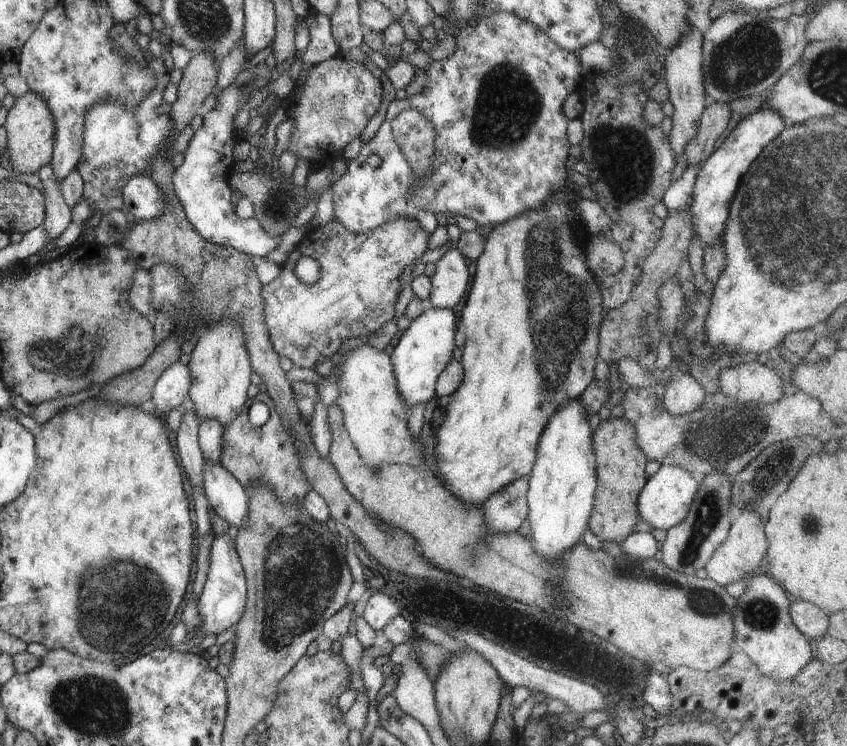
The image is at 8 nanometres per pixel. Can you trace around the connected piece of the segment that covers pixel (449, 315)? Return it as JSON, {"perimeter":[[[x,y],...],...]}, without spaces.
{"perimeter":[[[431,306],[418,318],[412,320],[412,324],[399,334],[398,344],[395,344],[390,356],[400,398],[409,408],[434,398],[438,376],[448,366],[448,362],[453,359],[452,351],[456,348],[456,344],[454,344],[456,332],[454,311],[450,308]]]}

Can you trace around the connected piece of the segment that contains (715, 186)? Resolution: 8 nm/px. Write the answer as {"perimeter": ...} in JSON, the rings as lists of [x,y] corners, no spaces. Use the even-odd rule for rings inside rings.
{"perimeter":[[[767,105],[762,106],[742,119],[728,134],[720,148],[704,161],[704,166],[700,168],[692,187],[690,214],[692,214],[694,235],[698,240],[702,240],[706,247],[716,246],[722,241],[729,206],[740,180],[766,145],[785,129],[784,124],[784,116],[780,116],[780,112],[774,112]]]}

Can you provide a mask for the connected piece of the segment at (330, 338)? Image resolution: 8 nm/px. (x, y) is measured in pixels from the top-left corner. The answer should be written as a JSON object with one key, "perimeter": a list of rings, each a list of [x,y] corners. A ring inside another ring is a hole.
{"perimeter":[[[336,216],[324,225],[315,226],[309,230],[296,247],[280,274],[261,288],[264,299],[264,320],[268,326],[270,342],[279,357],[289,358],[300,368],[313,368],[320,358],[338,358],[338,349],[344,340],[370,336],[376,333],[384,324],[394,319],[394,307],[402,284],[400,274],[412,262],[420,260],[428,250],[431,234],[426,232],[418,219],[412,216],[398,216],[398,220],[388,220],[368,232],[348,232]],[[302,256],[310,256],[320,264],[320,278],[314,284],[302,284],[294,274],[296,262]]]}

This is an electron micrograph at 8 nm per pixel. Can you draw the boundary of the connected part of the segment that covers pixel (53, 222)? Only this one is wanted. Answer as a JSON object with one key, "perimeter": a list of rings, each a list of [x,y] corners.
{"perimeter":[[[45,164],[37,172],[40,176],[44,187],[45,203],[46,203],[46,218],[41,224],[44,226],[45,232],[48,232],[48,243],[51,243],[68,228],[68,224],[72,220],[71,207],[66,204],[64,196],[60,188],[58,178],[54,176],[54,168],[52,164]]]}

